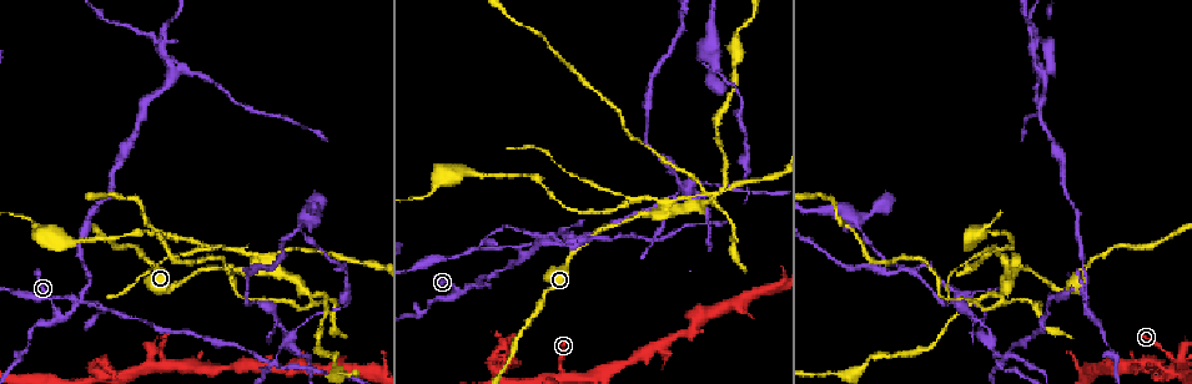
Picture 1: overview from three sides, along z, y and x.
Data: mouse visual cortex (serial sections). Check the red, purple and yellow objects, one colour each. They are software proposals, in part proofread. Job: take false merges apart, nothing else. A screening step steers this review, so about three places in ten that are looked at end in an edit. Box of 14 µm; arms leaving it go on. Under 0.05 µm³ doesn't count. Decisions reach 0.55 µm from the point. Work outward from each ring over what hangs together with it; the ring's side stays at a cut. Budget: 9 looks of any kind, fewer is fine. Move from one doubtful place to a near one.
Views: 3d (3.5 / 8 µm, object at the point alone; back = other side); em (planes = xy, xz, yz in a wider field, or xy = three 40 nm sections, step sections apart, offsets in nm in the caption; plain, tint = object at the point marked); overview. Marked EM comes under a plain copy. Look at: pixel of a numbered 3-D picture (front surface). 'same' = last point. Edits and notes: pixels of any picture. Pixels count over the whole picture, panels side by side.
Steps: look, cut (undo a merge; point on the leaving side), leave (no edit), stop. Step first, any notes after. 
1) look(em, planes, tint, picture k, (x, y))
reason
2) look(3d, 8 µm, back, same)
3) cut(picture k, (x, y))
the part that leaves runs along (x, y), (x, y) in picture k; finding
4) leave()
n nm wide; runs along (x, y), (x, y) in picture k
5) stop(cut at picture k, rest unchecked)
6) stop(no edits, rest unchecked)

look(3d, 3.5 µm, picture 1, (461, 293))
abrupt turn

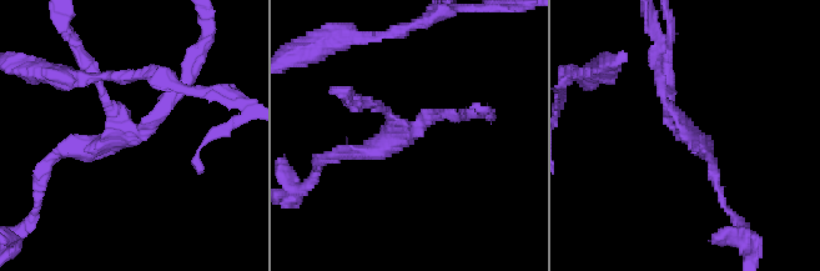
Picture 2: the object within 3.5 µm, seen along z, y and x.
look(em, xy, step 2, tint, picture 2, (130, 124))

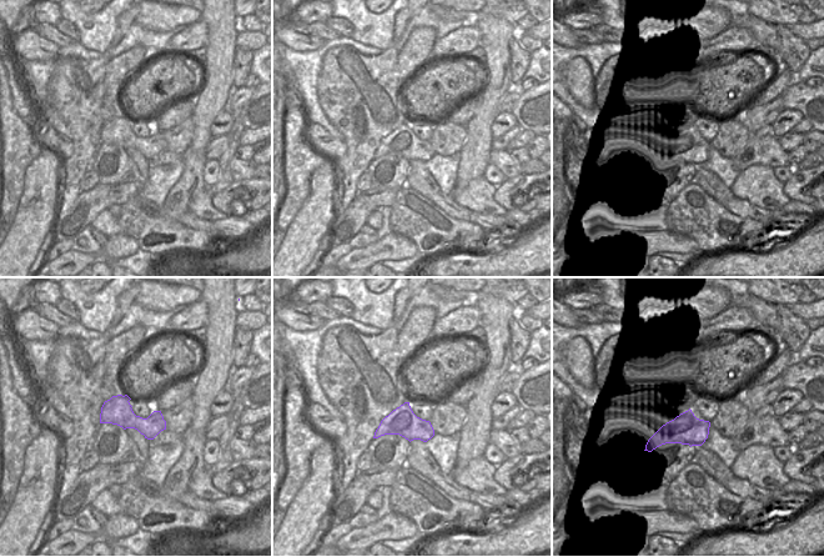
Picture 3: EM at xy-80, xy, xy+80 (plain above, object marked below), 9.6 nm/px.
look(em, xy, step 3, tint, same)

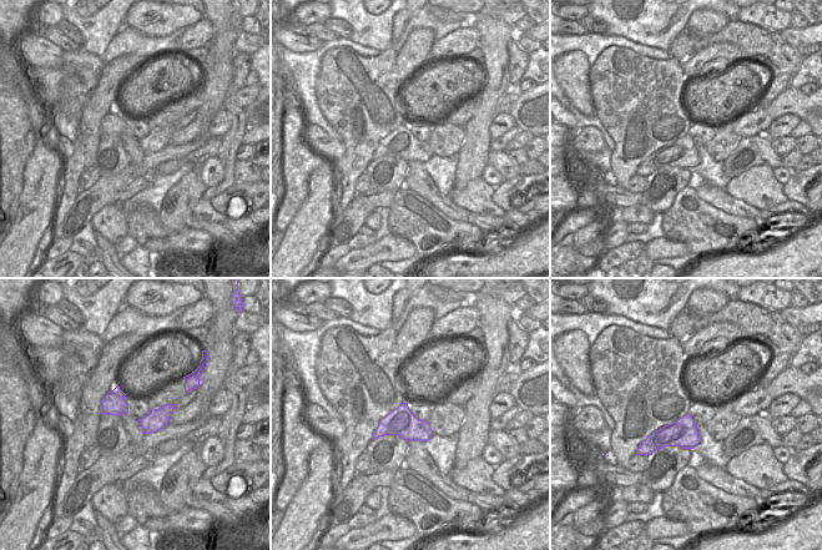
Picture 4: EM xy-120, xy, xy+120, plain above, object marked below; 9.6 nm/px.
leave()
280 nm wide; runs along (86, 61), (132, 130), (186, 84) in picture 2; all the same cell

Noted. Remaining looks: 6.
look(3d, 3.5 µm, back, picture 1, (1150, 360))
sharp bend

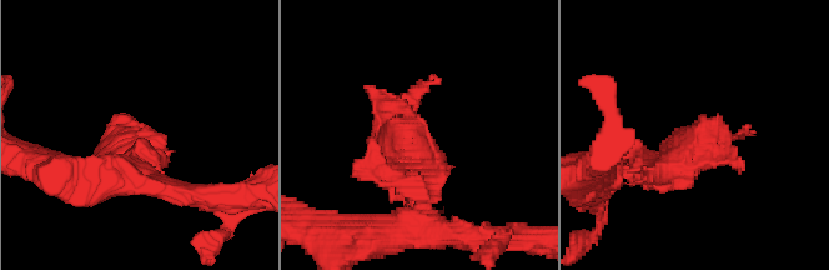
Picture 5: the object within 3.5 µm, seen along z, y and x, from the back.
look(em, xy, step 3, tint, picture 5, (690, 127))

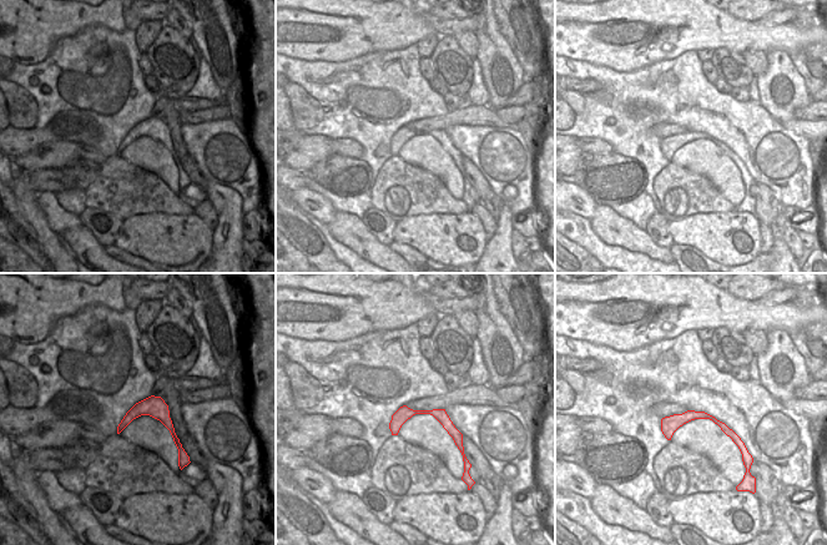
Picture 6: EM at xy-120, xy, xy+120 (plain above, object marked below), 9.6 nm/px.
leave()
runs along (664, 422), (707, 415), (737, 440) in picture 6; all the same cell

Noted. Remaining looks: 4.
look(3d, 8 µm, picture 1, (277, 252))
sudden change in width

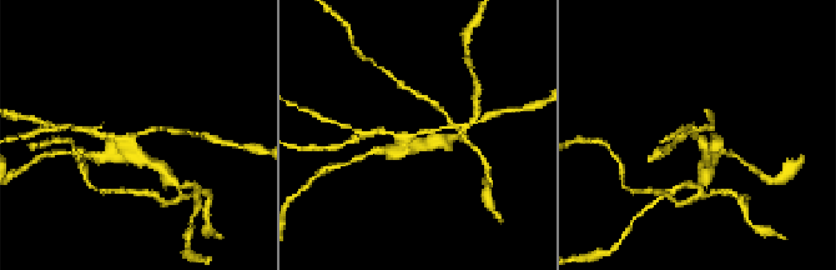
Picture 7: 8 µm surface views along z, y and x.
look(em, xy, step 2, tint, picture 7, (146, 132))
arms of 100, 350 nm

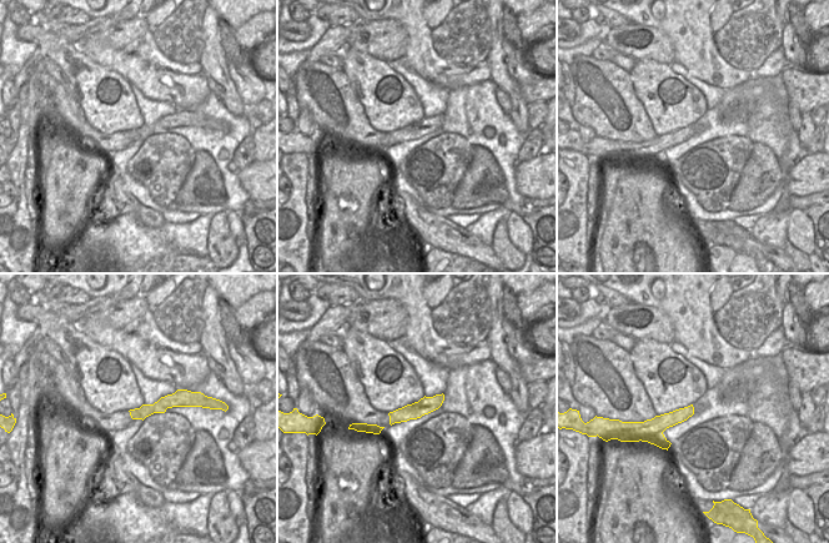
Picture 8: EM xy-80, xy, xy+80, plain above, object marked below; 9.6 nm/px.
cut(picture 7, (92, 130))
border along (636, 426), (647, 426), (662, 433) in picture 8; a second cell is stuck on

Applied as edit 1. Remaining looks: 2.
stop(cut at picture 7, rest unchecked)

